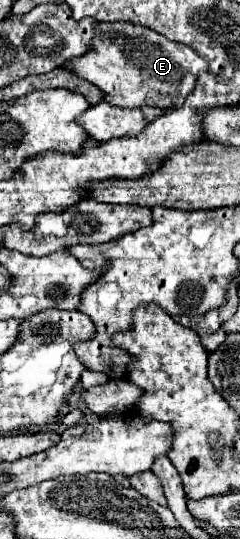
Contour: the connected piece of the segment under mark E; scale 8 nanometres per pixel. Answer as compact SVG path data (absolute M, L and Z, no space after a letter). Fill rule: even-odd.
M126 21L98 23L92 39L92 49L80 59L72 59L64 65L80 79L90 81L104 93L104 101L118 107L160 107L168 109L174 99L182 97L182 83L188 75L208 71L208 61L200 57L192 47L166 39L164 35ZM172 91L174 95L168 95Z

